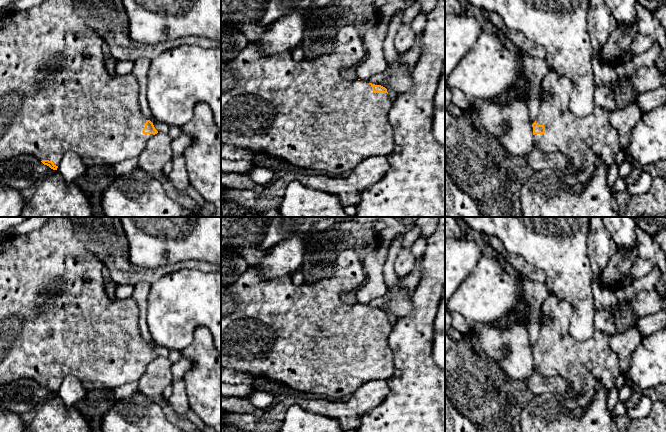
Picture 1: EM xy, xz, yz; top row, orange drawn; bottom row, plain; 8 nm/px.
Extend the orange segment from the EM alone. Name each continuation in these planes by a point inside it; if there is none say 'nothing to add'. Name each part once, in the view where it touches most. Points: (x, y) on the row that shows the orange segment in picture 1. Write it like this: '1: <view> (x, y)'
1: yz (590, 140)

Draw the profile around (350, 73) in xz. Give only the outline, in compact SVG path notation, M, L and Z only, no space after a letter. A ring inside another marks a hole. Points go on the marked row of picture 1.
M357 65L345 68L341 70L341 75L343 78L350 80L350 81L354 81L358 79L358 75L357 75Z

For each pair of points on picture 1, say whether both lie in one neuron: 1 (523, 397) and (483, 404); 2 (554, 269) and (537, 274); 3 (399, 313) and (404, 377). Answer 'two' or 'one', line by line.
1: one
2: two
3: two

